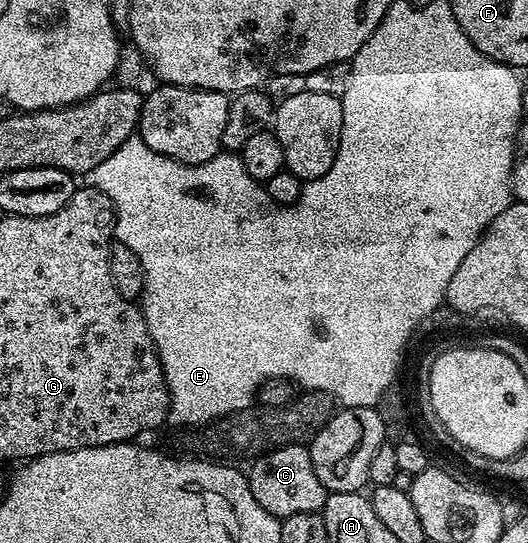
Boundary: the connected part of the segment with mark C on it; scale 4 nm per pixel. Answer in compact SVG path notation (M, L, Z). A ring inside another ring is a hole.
M289 444L283 448L272 448L257 457L248 468L248 479L252 495L268 514L285 518L292 514L321 513L328 495L324 482L316 478L316 466L312 466L310 450L306 444Z

